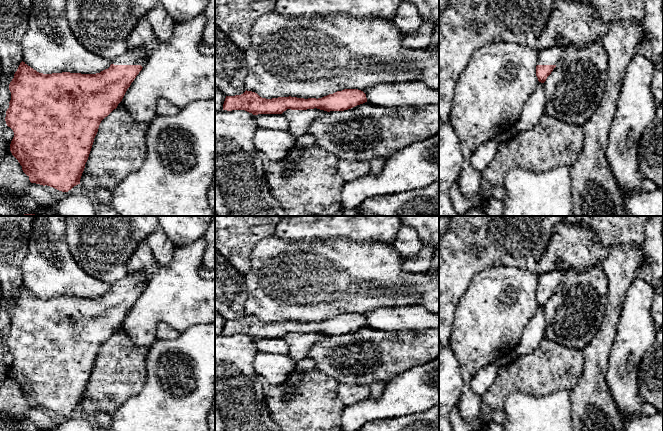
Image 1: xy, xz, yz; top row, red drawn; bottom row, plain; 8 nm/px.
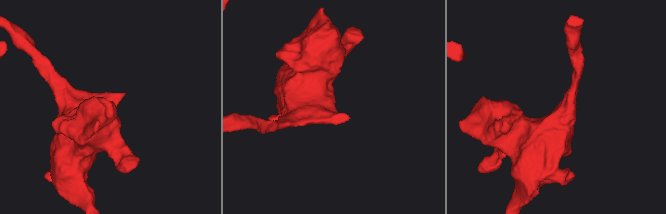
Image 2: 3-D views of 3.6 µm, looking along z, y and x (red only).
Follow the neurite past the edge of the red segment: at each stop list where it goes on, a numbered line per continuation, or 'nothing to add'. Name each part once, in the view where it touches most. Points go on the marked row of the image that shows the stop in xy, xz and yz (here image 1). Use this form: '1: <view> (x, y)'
1: xy (138, 56)

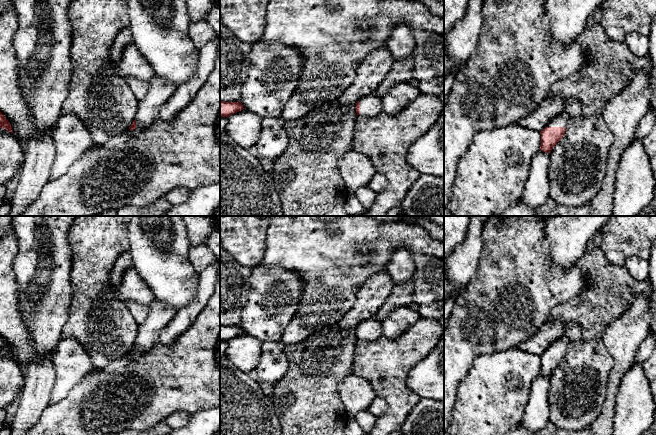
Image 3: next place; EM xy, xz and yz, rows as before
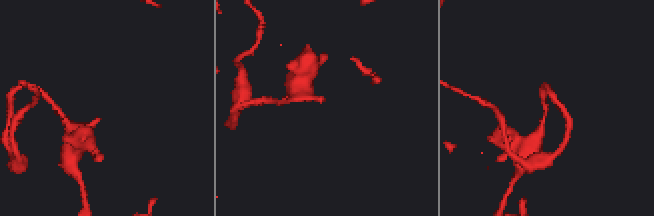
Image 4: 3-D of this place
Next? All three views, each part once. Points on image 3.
1: yz (560, 120)

